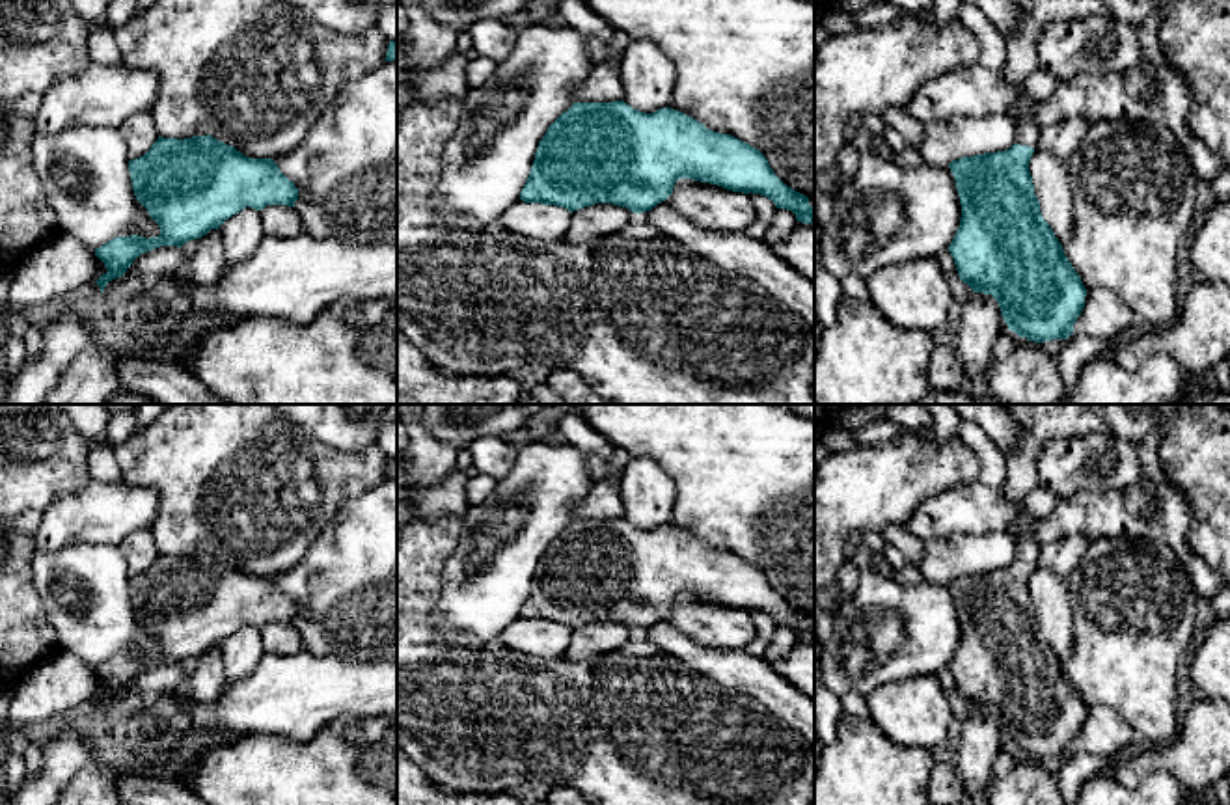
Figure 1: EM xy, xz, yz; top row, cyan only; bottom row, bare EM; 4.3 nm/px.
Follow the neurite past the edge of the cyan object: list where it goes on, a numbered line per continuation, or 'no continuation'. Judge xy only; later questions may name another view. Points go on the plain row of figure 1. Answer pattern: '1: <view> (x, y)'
no continuation

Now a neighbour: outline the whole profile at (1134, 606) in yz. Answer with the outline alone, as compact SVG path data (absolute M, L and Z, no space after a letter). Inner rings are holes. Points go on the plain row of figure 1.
M1096 539L1066 580L1072 602L1073 650L1062 663L1085 706L1114 708L1155 745L1172 742L1178 727L1176 675L1195 635L1196 600L1189 568L1168 546L1144 539Z

